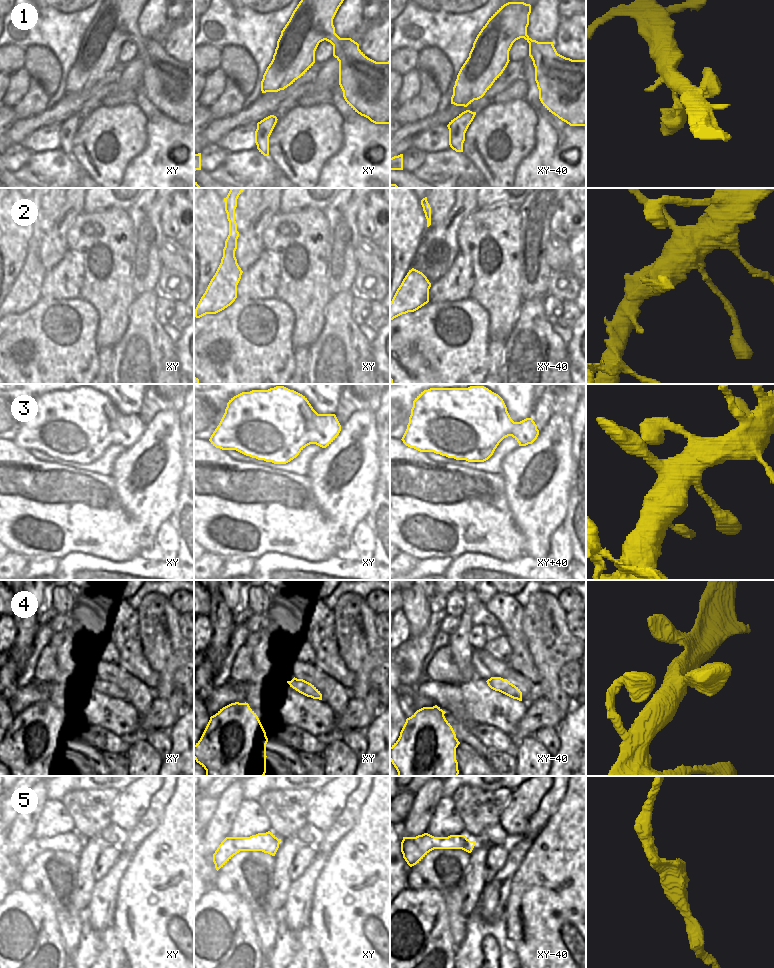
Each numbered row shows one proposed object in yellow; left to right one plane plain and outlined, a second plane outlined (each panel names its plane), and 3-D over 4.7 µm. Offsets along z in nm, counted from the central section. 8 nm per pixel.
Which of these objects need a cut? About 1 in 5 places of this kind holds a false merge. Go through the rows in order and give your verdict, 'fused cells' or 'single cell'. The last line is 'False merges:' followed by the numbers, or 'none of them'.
1: single cell
2: single cell
3: single cell
4: single cell
5: single cell
False merges: none of them

